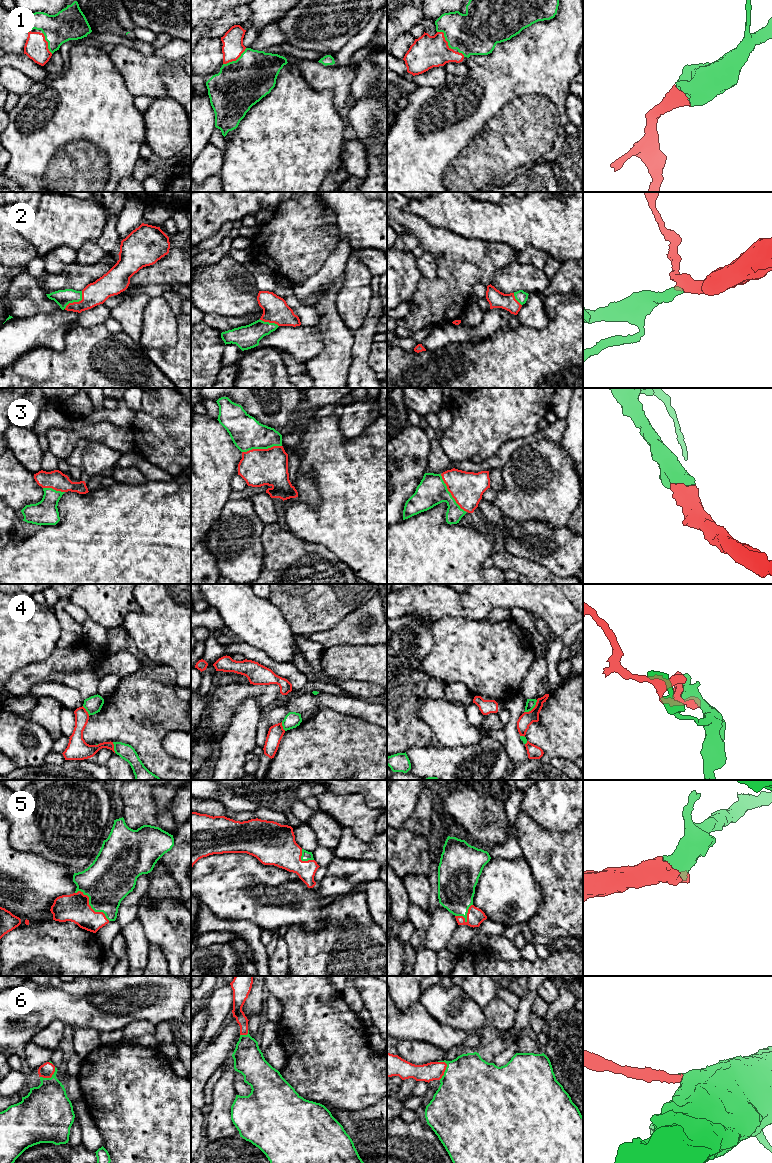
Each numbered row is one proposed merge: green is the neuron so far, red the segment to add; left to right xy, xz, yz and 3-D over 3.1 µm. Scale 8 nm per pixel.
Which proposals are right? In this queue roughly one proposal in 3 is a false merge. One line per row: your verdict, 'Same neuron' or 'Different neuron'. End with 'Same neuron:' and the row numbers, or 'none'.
1: Same neuron
2: Same neuron
3: Same neuron
4: Different neuron
5: Same neuron
6: Same neuron
Same neuron: 1, 2, 3, 5, 6

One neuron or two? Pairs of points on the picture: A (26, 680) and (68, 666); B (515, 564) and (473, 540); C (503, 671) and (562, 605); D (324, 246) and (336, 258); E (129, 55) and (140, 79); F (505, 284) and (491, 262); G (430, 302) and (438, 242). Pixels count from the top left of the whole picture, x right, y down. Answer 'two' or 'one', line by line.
A: one
B: two
C: two
D: two
E: one
F: two
G: one

